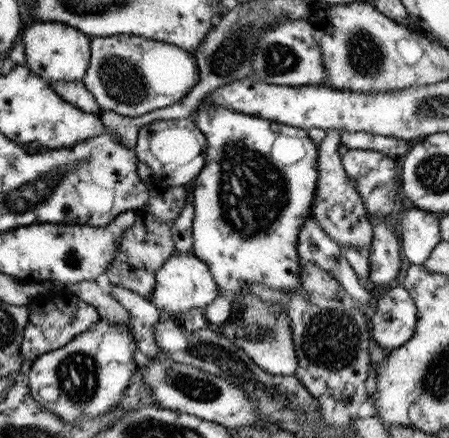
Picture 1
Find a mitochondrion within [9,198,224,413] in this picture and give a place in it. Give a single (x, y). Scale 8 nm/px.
(77, 375)

